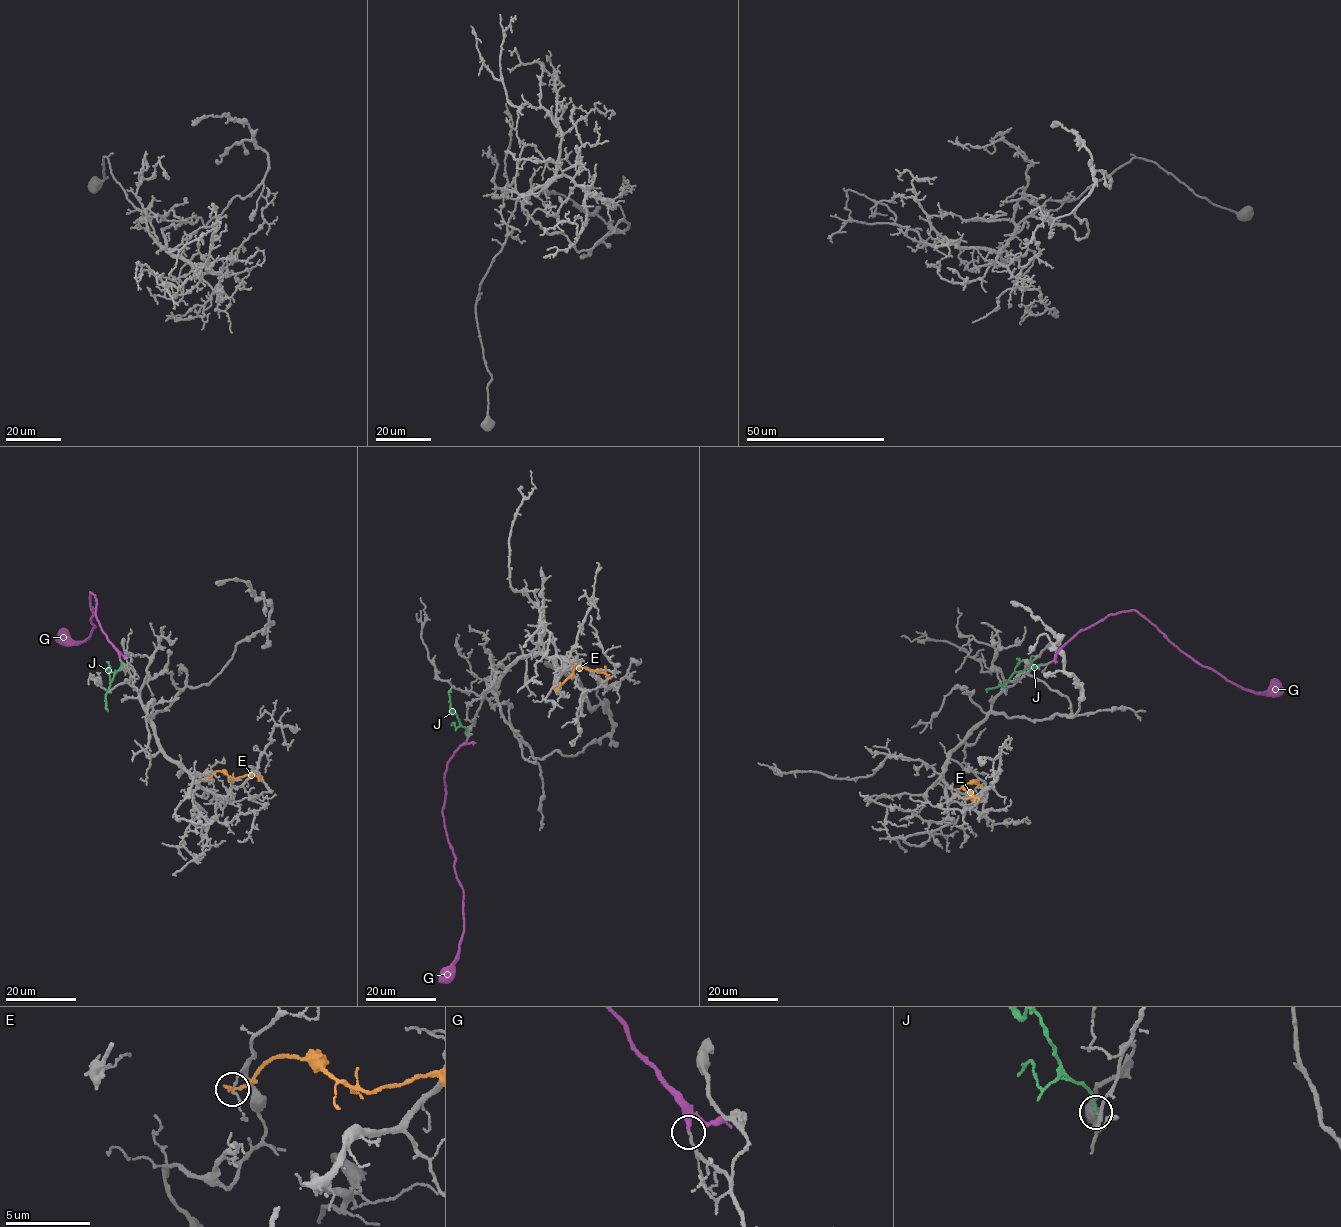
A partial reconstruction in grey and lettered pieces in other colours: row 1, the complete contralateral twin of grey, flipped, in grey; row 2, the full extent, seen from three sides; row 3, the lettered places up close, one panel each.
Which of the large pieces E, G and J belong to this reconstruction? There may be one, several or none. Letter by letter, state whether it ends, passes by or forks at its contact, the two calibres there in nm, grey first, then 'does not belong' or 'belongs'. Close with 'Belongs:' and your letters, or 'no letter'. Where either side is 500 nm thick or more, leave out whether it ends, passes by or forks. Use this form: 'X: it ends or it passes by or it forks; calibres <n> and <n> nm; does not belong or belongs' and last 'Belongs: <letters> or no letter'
E: it ends; calibres 120 and 260 nm; does not belong
G: it ends; calibres 170 and 240 nm; belongs
J: it ends; calibres 180 and 160 nm; does not belong
Belongs: G

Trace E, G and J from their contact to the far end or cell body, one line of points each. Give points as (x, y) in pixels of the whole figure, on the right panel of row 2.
E: (980, 785), (976, 780), (964, 784), (964, 789), (973, 795), (965, 799)
G: (1052, 661), (1079, 632), (1110, 614), (1136, 610), (1185, 653), (1227, 680), (1256, 692), (1283, 689)
J: (1042, 664), (1016, 671), (1001, 686), (988, 689), (986, 692)

